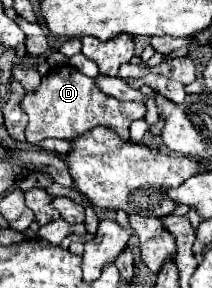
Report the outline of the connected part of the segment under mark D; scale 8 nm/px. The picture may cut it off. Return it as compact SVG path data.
M68 62L54 66L48 74L44 74L42 84L36 90L24 94L22 108L30 118L28 126L26 126L26 140L32 144L38 144L46 138L74 140L74 138L86 134L88 130L92 130L96 126L110 126L122 138L126 138L130 122L138 120L146 114L144 104L120 102L114 96L104 94L96 86L96 80L84 76L78 68L74 68Z

